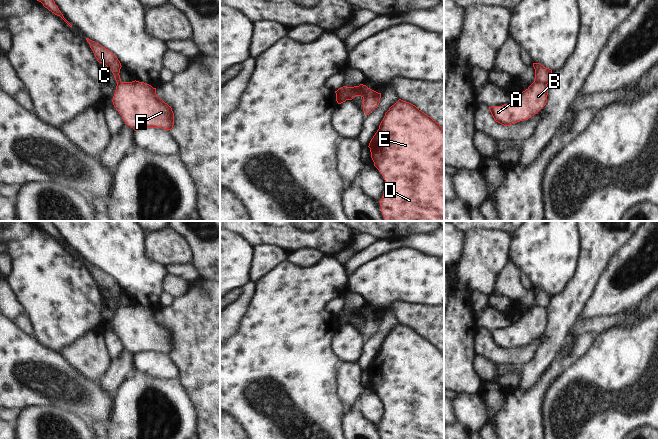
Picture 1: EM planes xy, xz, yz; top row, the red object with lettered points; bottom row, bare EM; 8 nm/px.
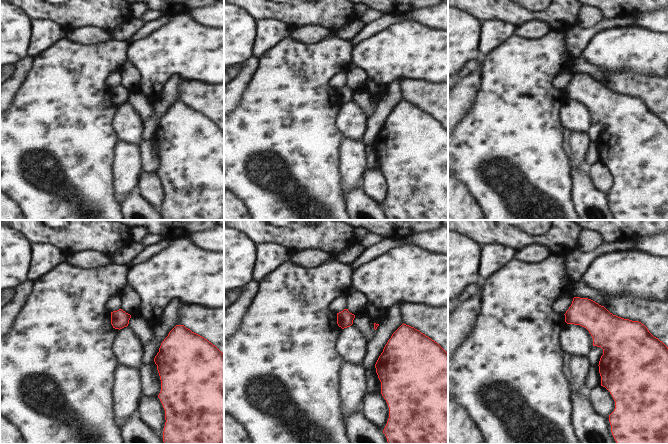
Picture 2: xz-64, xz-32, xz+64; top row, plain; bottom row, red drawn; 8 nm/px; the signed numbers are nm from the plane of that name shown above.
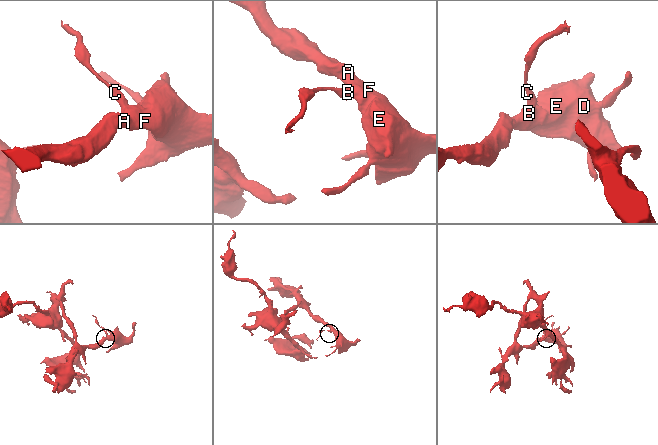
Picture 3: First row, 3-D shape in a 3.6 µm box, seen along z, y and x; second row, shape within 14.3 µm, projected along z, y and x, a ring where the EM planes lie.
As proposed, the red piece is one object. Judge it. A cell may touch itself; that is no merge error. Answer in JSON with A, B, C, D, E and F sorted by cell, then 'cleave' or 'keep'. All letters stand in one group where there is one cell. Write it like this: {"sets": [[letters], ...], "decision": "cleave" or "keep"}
{"sets": [["A", "B", "D", "E", "F"], ["C"]], "decision": "cleave"}

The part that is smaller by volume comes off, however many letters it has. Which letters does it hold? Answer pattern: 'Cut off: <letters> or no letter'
Cut off: C.

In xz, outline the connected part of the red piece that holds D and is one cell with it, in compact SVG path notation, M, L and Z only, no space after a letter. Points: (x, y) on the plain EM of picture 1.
M399 323L385 337L379 353L371 363L369 370L374 390L379 394L385 404L385 415L380 423L383 439L444 439L444 353L430 340L419 334L415 329Z

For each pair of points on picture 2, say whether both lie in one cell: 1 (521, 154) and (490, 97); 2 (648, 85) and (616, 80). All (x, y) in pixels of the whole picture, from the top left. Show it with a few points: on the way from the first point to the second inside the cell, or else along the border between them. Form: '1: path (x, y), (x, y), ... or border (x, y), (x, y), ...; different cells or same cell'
1: path (514, 140), (514, 121), (504, 111); same cell
2: path (640, 85), (624, 82); same cell

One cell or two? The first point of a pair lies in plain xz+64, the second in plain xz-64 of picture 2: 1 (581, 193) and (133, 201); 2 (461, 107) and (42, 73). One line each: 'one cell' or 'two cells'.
1: one cell
2: two cells

